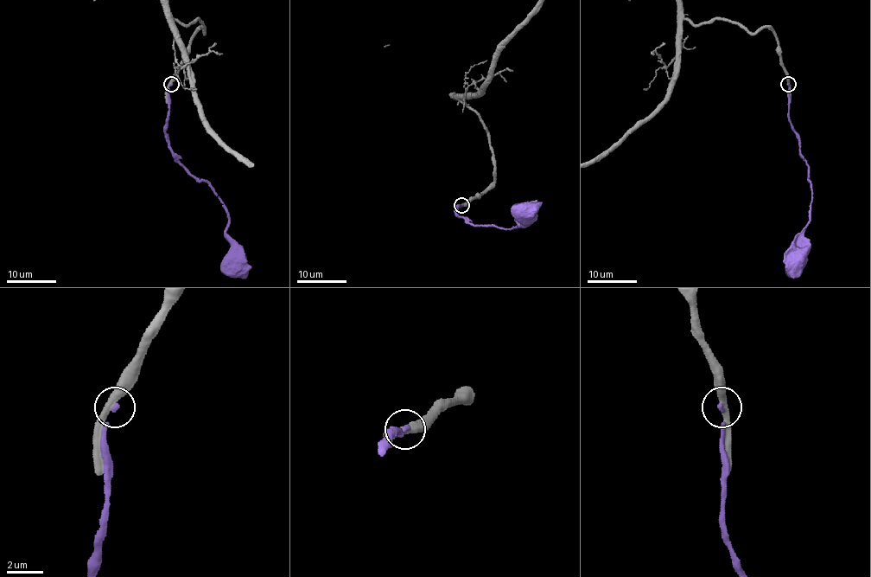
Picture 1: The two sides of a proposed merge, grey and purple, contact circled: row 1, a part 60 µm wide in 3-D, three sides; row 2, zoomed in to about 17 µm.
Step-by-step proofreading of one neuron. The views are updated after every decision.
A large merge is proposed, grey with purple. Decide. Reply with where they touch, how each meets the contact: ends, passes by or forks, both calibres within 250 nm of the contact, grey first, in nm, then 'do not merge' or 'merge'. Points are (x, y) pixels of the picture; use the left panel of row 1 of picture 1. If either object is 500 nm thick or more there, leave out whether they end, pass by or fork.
place (171, 84); grey passes by; purple ends; calibres 400 and 200 nm; do not merge

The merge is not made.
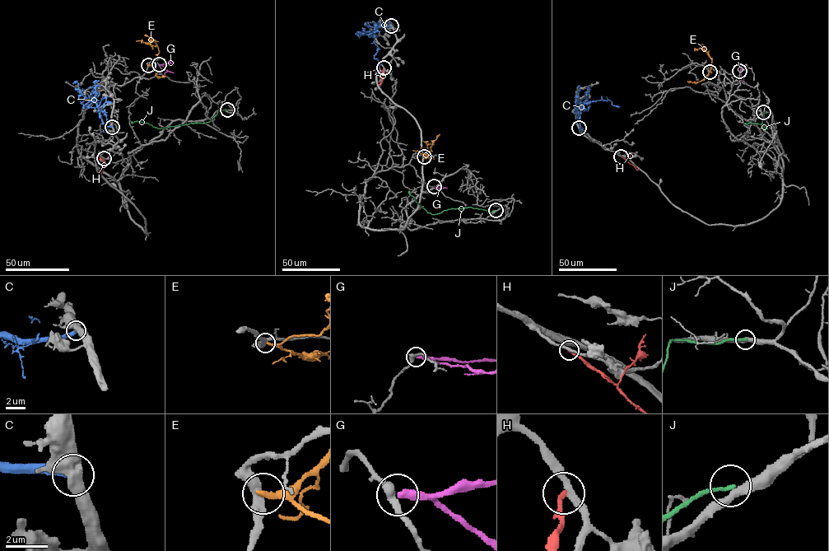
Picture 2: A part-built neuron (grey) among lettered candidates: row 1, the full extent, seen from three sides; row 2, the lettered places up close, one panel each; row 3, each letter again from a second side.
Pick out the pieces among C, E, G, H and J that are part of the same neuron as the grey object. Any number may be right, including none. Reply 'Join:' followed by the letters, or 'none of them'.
Join: none of them

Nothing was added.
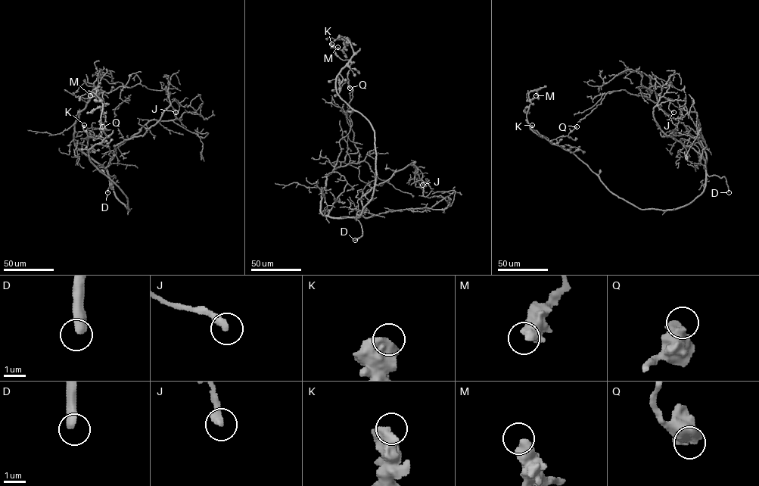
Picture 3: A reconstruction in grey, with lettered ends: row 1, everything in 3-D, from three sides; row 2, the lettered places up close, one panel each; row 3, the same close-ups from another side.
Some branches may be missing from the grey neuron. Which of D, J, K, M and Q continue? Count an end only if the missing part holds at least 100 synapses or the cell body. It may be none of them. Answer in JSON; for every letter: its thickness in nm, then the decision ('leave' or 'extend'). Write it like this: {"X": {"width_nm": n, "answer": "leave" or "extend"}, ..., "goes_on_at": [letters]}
{"D": {"width_nm": 440, "answer": "extend"}, "J": {"width_nm": 380, "answer": "leave"}, "K": {"width_nm": 650, "answer": "leave"}, "M": {"width_nm": 500, "answer": "leave"}, "Q": {"width_nm": 650, "answer": "leave"}, "goes_on_at": ["D"]}

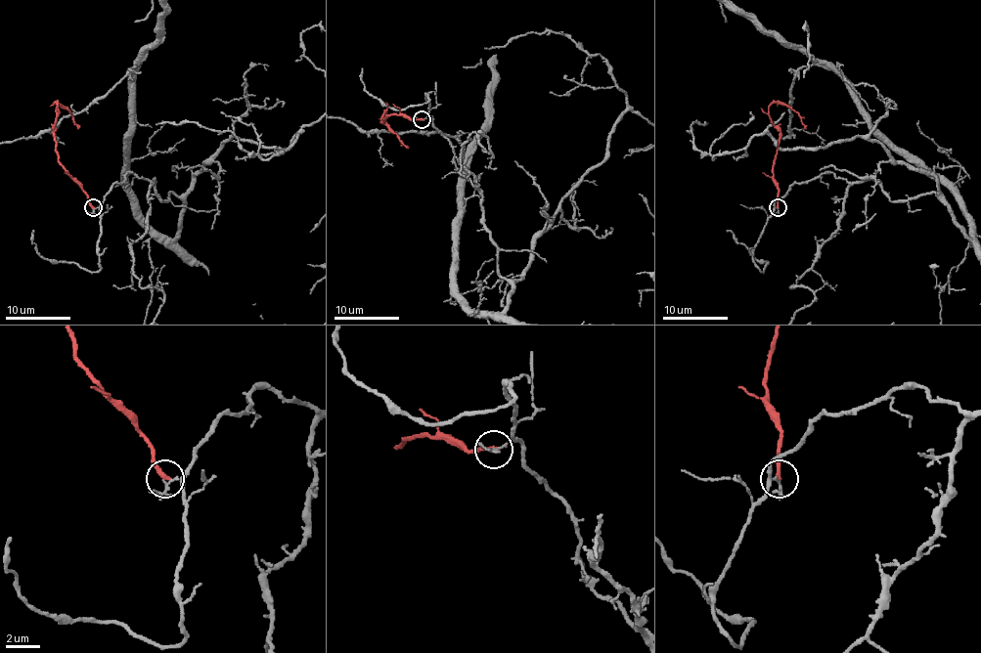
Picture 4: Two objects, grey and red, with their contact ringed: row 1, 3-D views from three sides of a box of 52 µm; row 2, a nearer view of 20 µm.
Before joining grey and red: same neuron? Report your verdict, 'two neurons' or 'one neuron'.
two neurons

